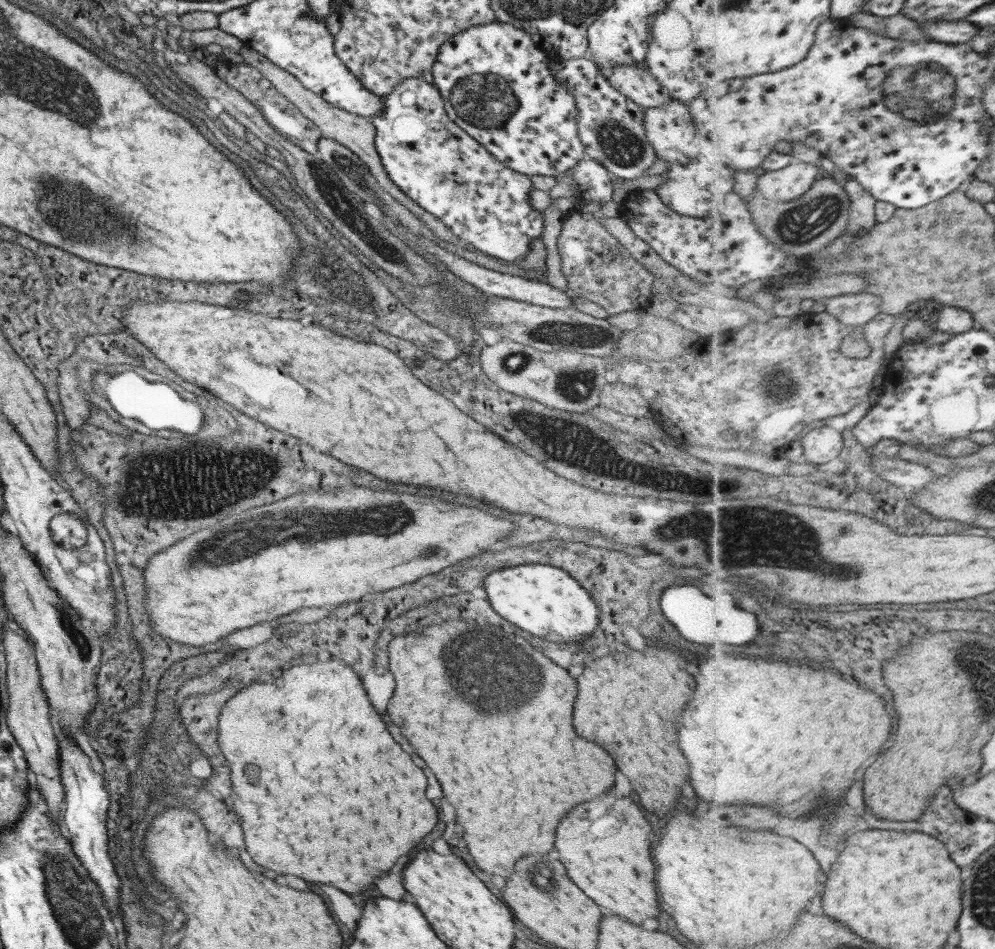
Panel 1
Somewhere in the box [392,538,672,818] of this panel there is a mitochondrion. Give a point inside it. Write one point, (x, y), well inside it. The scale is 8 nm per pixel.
(511, 670)

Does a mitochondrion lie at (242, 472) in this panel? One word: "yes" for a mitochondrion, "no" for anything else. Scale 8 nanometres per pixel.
yes

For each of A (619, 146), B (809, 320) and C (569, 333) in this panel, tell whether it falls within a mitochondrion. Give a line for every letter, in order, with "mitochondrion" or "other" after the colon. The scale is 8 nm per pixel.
A: mitochondrion
B: other
C: mitochondrion

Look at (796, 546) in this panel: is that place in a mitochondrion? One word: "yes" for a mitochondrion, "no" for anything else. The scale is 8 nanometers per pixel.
yes

